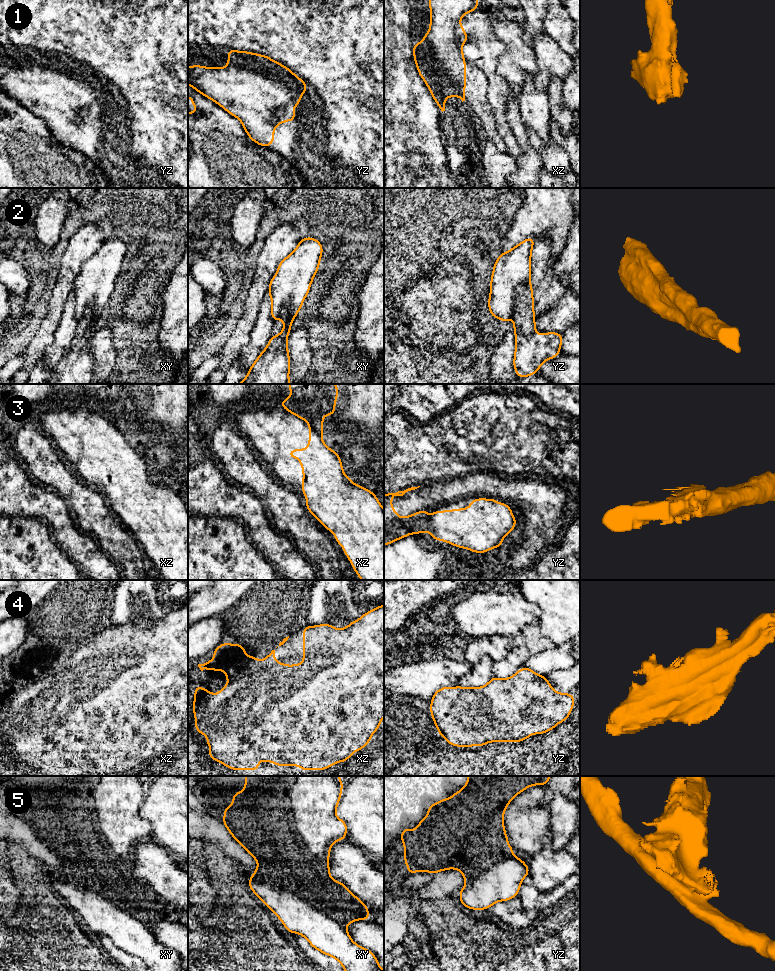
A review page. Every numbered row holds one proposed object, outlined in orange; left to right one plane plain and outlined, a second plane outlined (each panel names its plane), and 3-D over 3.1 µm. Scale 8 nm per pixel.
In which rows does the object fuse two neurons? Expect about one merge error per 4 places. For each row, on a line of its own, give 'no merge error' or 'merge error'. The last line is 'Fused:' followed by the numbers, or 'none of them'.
1: no merge error
2: merge error
3: merge error
4: no merge error
5: merge error
Fused: 2, 3, 5

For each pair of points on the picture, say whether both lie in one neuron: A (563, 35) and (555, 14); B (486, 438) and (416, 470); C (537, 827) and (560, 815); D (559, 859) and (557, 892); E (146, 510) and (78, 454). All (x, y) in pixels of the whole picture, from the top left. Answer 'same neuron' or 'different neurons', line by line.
A: same neuron
B: same neuron
C: different neurons
D: different neurons
E: same neuron

